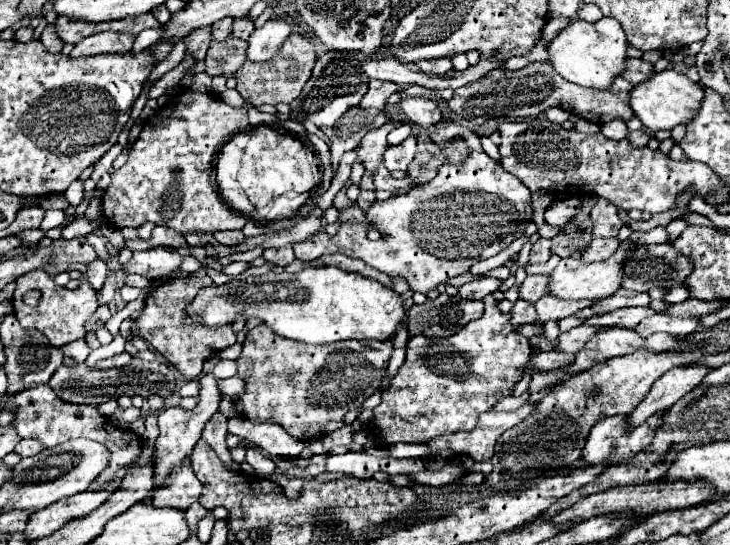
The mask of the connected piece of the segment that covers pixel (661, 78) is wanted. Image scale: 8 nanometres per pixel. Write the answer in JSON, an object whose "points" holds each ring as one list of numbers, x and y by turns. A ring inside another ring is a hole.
{"points":[[674,70,658,72,650,76,646,82,636,84,634,90,630,90,630,106,634,114,642,120,644,128,648,128,650,132,672,130,678,124,688,124,698,114,702,98,704,98,702,86,688,80,686,74,680,74]]}

